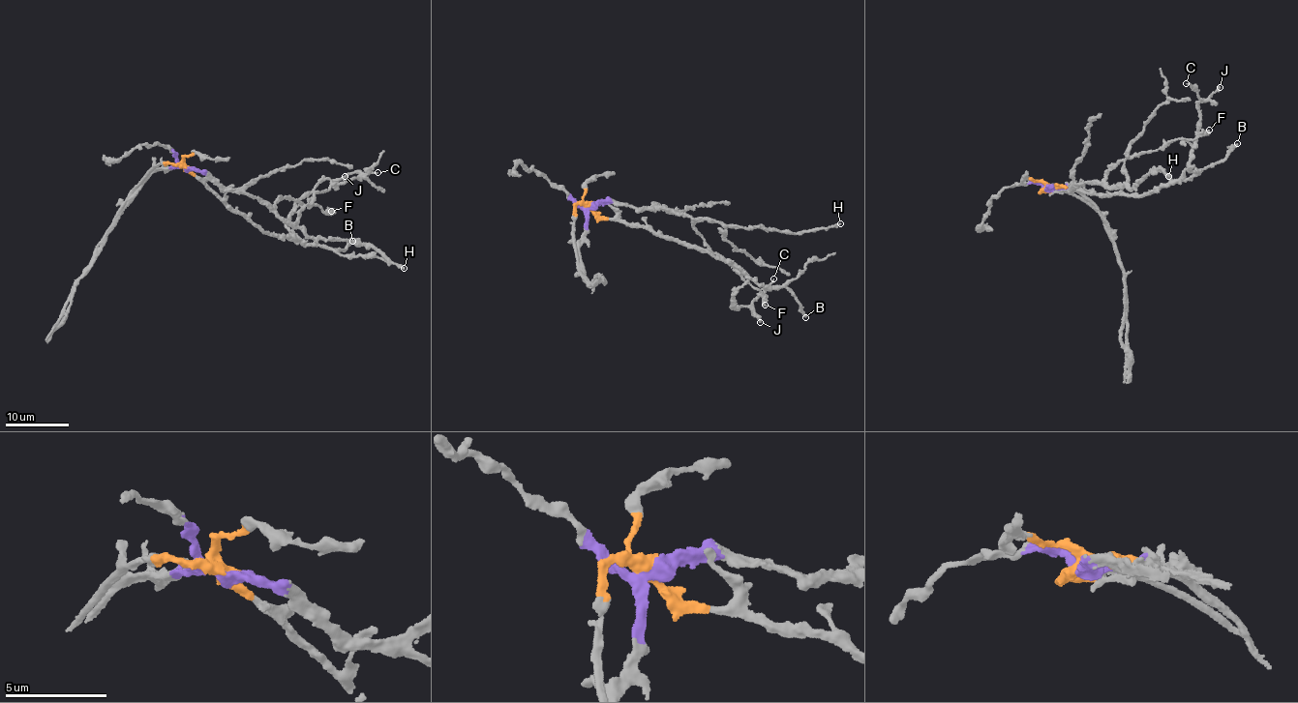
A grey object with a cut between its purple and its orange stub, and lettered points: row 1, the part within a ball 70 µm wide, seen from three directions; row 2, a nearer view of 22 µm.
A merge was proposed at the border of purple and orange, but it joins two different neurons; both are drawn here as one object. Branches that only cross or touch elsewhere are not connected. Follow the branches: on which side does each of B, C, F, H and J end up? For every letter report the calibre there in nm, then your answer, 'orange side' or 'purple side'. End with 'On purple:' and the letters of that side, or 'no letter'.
B: 320 nm thick; orange side
C: 160 nm thick; orange side
F: 440 nm thick; purple side
H: 320 nm thick; purple side
J: 280 nm thick; orange side
On purple: F, H

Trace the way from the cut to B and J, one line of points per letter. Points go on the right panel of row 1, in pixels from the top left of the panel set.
B: (1046, 189), (1060, 185), (1095, 193), (1121, 191), (1136, 195), (1190, 177), (1226, 157), (1238, 144)
J: (1046, 189), (1060, 185), (1095, 193), (1136, 195), (1170, 184), (1188, 165), (1200, 125), (1198, 103), (1221, 86)

